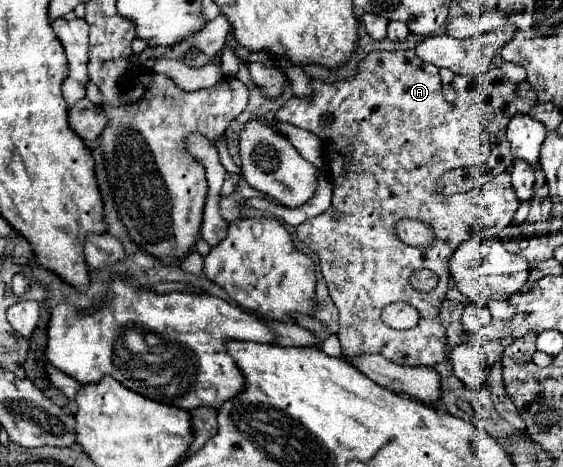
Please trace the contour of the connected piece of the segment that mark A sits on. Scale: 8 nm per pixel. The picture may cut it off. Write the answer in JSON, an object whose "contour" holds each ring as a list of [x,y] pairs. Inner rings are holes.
{"contour":[[[414,50],[370,52],[358,62],[358,72],[352,78],[338,82],[310,78],[310,86],[312,94],[292,96],[276,112],[276,120],[314,132],[324,140],[326,146],[328,178],[332,182],[332,206],[328,212],[298,224],[296,234],[320,258],[322,276],[328,282],[330,296],[340,310],[338,338],[344,350],[344,358],[352,362],[354,358],[366,354],[380,354],[402,366],[436,366],[444,360],[448,344],[446,328],[440,320],[440,306],[450,280],[448,260],[464,240],[494,238],[504,226],[512,222],[520,200],[514,194],[511,176],[503,172],[490,184],[464,194],[444,196],[436,190],[436,182],[446,170],[464,168],[468,166],[468,160],[488,158],[488,132],[478,122],[466,118],[454,104],[446,102],[438,68],[420,60]],[[326,114],[334,116],[332,126],[324,126]],[[402,218],[428,224],[434,234],[430,246],[416,248],[404,244],[396,234],[396,224]],[[420,268],[430,268],[438,274],[438,286],[432,292],[422,294],[410,286],[410,274]],[[392,302],[408,302],[420,312],[420,322],[416,328],[392,330],[382,322],[380,312]]]}

